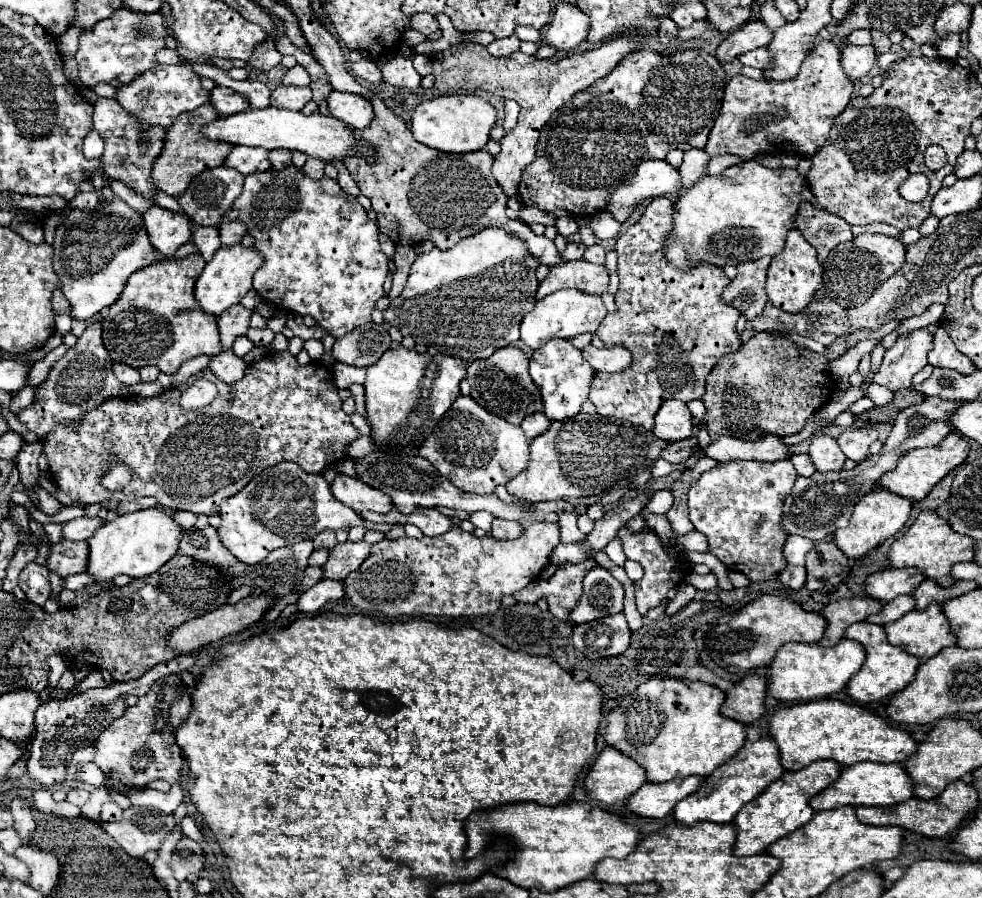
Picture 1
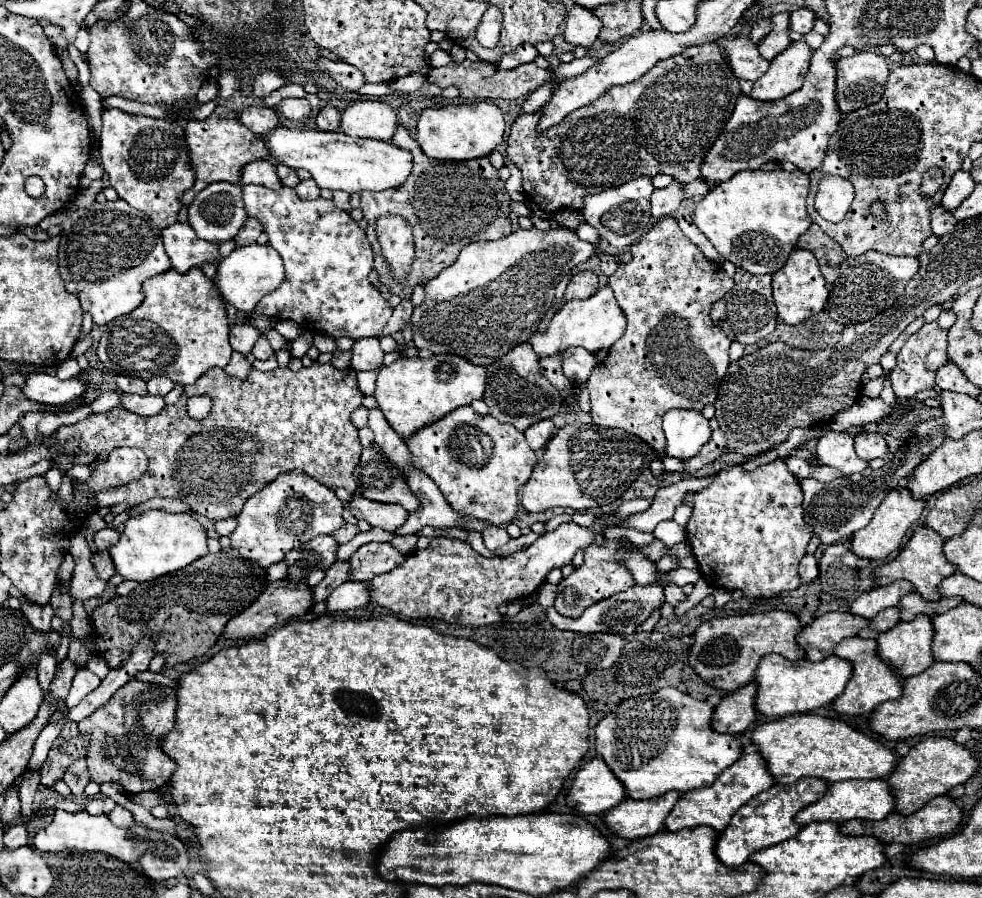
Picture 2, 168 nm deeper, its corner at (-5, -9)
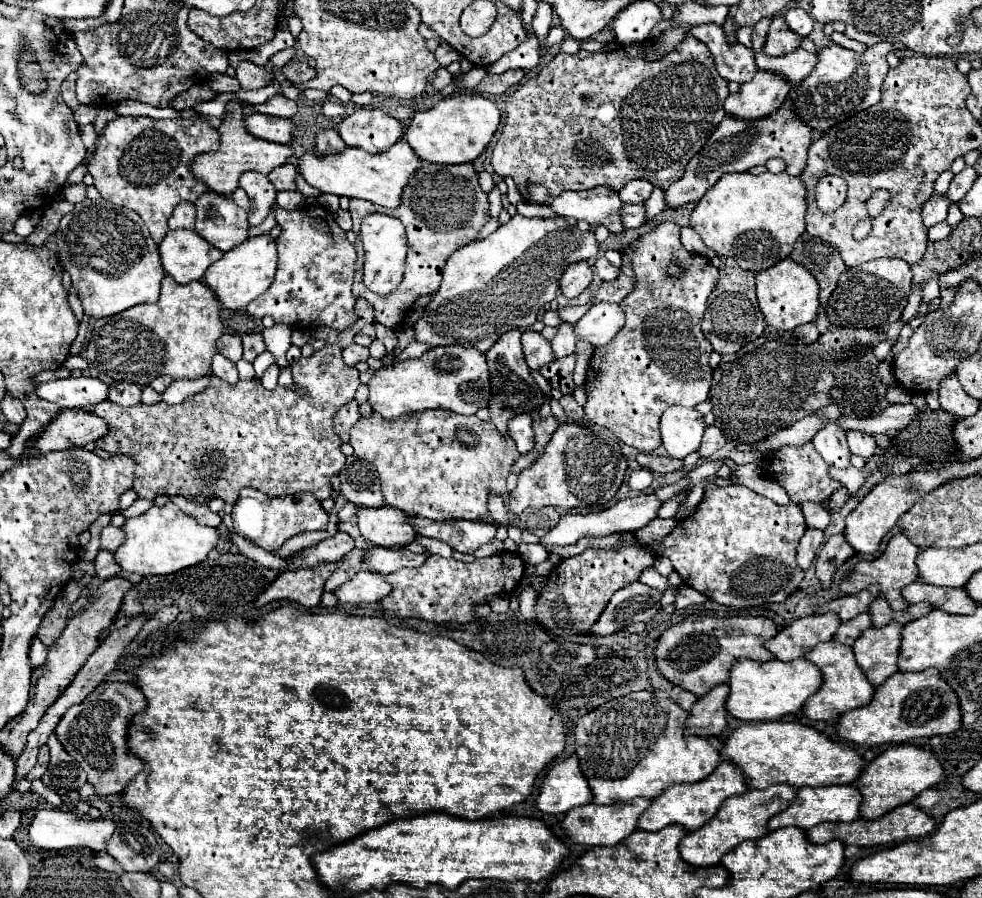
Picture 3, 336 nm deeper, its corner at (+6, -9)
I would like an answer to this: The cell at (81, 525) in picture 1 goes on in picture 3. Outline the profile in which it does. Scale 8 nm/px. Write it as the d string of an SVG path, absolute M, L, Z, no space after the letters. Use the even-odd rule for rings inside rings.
M108 525L100 533L100 547L106 549L106 551L116 551L122 541L124 541L124 533L122 533L120 527Z

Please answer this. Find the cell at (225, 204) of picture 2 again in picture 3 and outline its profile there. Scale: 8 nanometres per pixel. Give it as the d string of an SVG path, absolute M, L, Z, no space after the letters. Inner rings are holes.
M206 191L194 203L196 233L220 251L228 251L248 237L248 213L228 195Z

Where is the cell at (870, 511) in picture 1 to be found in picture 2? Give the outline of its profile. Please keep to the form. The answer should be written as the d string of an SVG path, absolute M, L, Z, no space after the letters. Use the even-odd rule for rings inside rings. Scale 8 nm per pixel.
M907 487L893 489L891 493L887 493L883 503L877 507L873 519L853 535L851 551L857 557L865 557L865 559L885 559L891 551L895 551L901 545L901 541L903 541L907 529L911 527L911 523L915 523L921 517L923 507L925 507L925 501L915 499Z

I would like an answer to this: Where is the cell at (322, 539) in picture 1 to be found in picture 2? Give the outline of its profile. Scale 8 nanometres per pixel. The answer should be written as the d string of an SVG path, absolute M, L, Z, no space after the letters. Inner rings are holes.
M345 523L337 533L335 533L335 537L337 537L337 541L343 545L343 543L347 543L347 541L351 541L357 533L359 533L361 529L357 527L357 525L351 525L351 523Z

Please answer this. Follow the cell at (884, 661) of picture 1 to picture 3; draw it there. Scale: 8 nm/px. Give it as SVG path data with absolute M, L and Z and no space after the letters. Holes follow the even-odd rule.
M832 639L828 643L816 645L816 649L812 649L806 655L806 659L812 661L814 665L818 665L822 669L822 673L824 673L824 685L822 685L822 689L816 695L812 695L804 703L804 709L802 709L810 719L814 719L814 721L820 721L820 719L822 721L828 721L834 715L842 715L844 711L864 707L864 705L868 705L872 701L874 687L868 681L868 677L864 675L864 671L856 665L852 647L842 645L842 643L838 643L838 641Z

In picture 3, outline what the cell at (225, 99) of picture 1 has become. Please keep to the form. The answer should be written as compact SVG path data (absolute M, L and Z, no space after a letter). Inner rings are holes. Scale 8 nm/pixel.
M260 113L246 115L244 125L254 137L276 143L288 143L294 135L294 125L290 119L278 119L272 115L260 115Z

